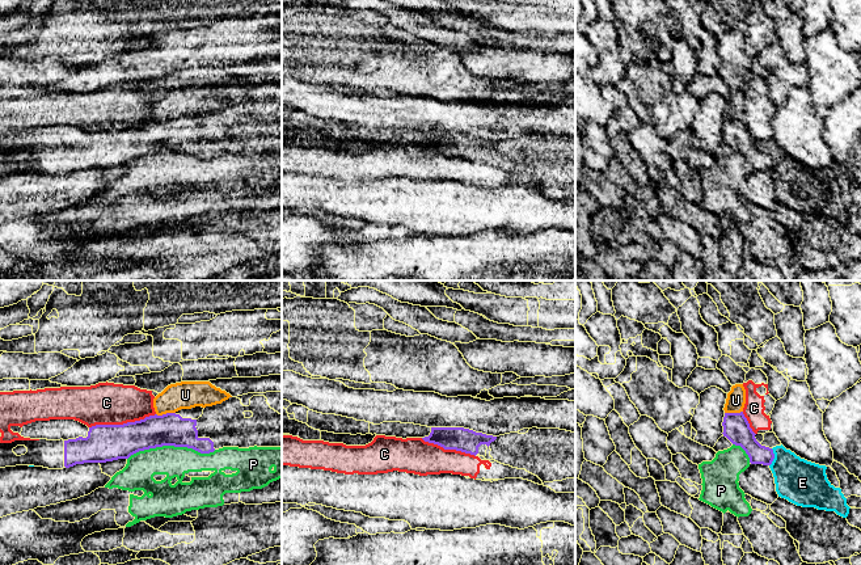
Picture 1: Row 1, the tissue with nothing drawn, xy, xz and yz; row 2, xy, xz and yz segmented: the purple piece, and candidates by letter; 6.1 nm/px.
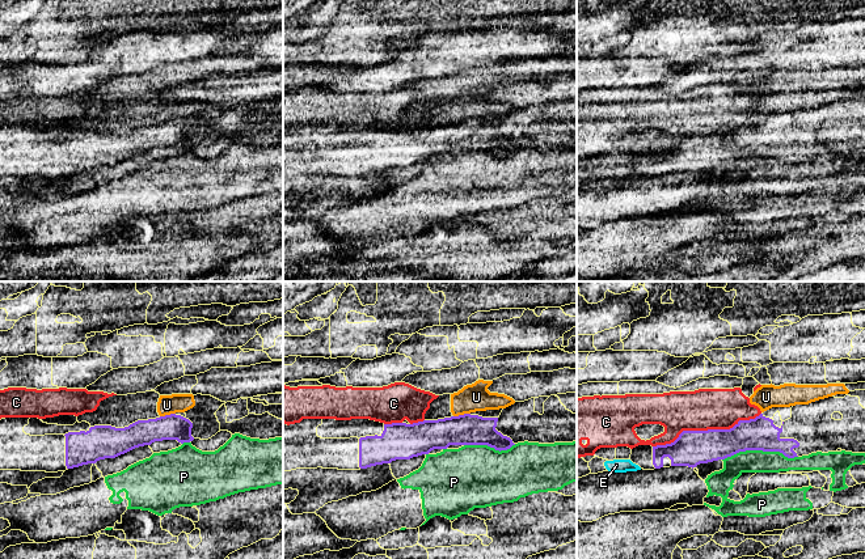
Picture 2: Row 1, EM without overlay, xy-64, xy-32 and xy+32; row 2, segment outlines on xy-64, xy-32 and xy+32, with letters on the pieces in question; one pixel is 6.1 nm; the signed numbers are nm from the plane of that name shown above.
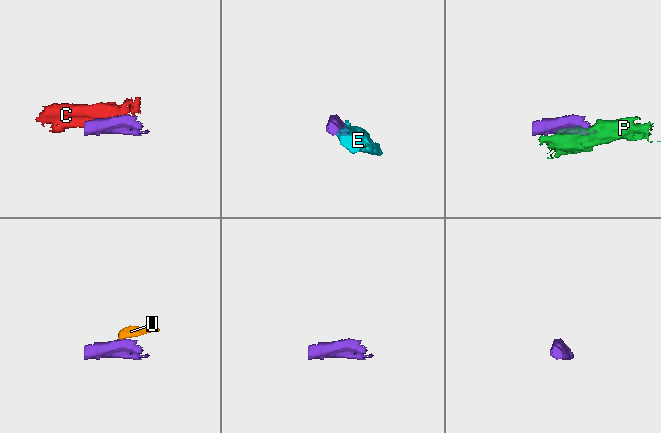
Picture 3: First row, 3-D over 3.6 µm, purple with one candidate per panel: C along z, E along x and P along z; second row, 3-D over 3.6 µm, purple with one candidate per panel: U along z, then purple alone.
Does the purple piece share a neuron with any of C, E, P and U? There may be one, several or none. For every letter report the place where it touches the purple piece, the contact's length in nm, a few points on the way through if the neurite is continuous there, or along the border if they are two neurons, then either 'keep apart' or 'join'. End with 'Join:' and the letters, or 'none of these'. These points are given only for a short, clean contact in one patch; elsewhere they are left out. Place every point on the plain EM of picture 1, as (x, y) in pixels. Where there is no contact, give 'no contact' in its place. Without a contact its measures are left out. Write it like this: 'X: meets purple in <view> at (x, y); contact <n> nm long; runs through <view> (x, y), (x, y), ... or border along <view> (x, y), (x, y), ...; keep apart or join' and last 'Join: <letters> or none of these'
C: meets purple in xy at (123, 130); contact 420 nm long; keep apart
E: meets purple in yz at (773, 164); contact 110 nm long; keep apart
P: meets purple in xy at (171, 151); contact 550 nm long; keep apart
U: meets purple in xy at (167, 119); contact 120 nm long; border along xy (174, 118), (156, 121); keep apart
Join: none of these

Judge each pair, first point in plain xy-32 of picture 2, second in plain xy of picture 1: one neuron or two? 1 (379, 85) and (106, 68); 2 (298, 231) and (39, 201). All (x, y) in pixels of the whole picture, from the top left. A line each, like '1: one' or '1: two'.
1: one
2: two

